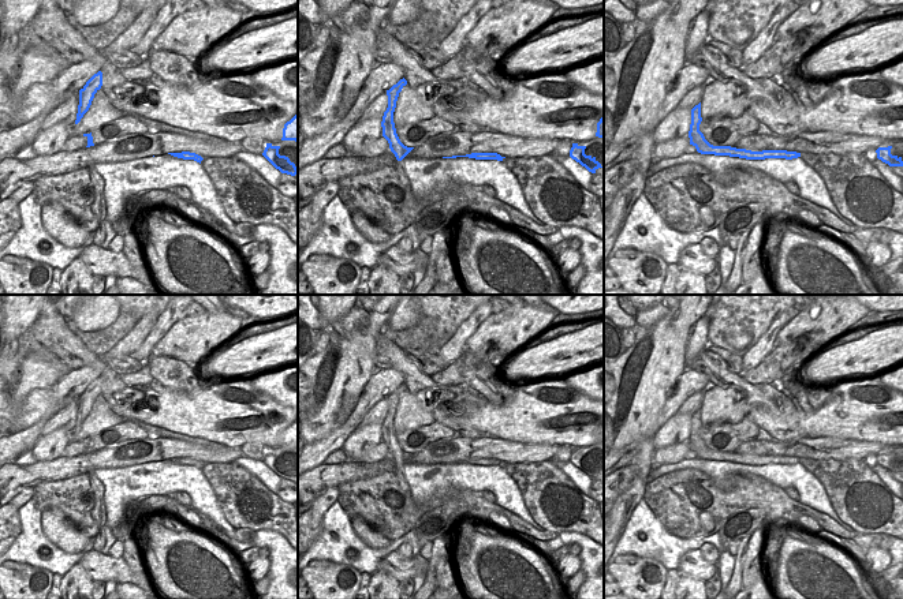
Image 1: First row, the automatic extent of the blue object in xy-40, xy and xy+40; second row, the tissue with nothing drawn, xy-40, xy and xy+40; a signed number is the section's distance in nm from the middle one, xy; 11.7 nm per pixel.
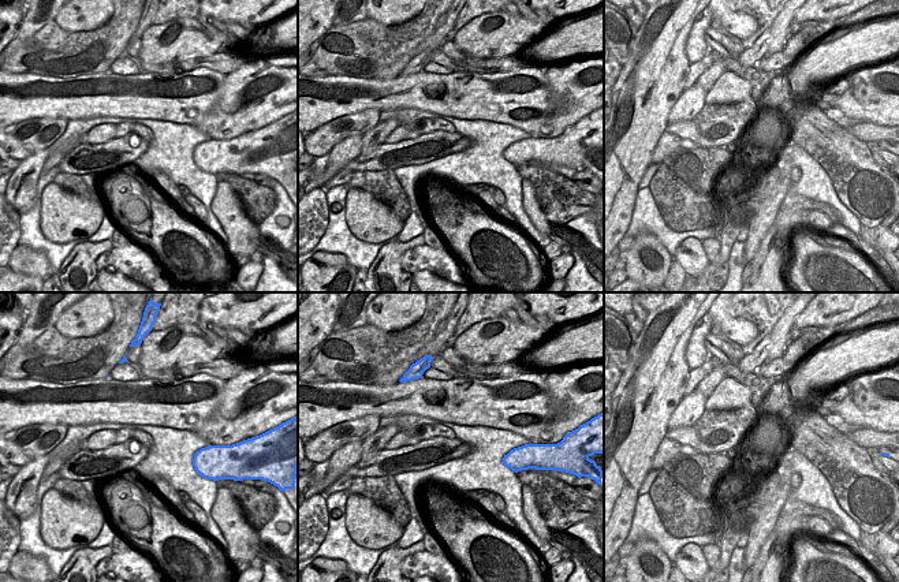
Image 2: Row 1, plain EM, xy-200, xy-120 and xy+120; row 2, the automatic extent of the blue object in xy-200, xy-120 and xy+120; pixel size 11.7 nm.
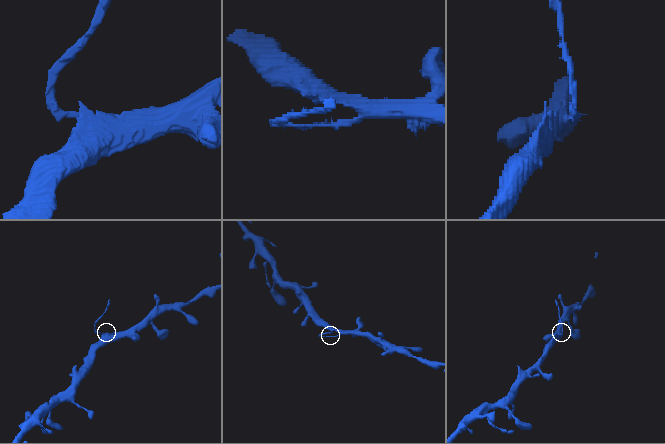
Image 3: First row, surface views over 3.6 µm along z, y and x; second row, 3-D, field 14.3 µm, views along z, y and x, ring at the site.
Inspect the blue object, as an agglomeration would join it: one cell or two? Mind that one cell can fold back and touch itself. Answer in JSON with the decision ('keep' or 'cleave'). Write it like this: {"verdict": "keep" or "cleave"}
{"verdict": "cleave"}

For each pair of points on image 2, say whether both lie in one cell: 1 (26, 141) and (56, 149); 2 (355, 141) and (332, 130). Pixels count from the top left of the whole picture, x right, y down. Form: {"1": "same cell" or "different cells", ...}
{"1": "different cells", "2": "different cells"}

